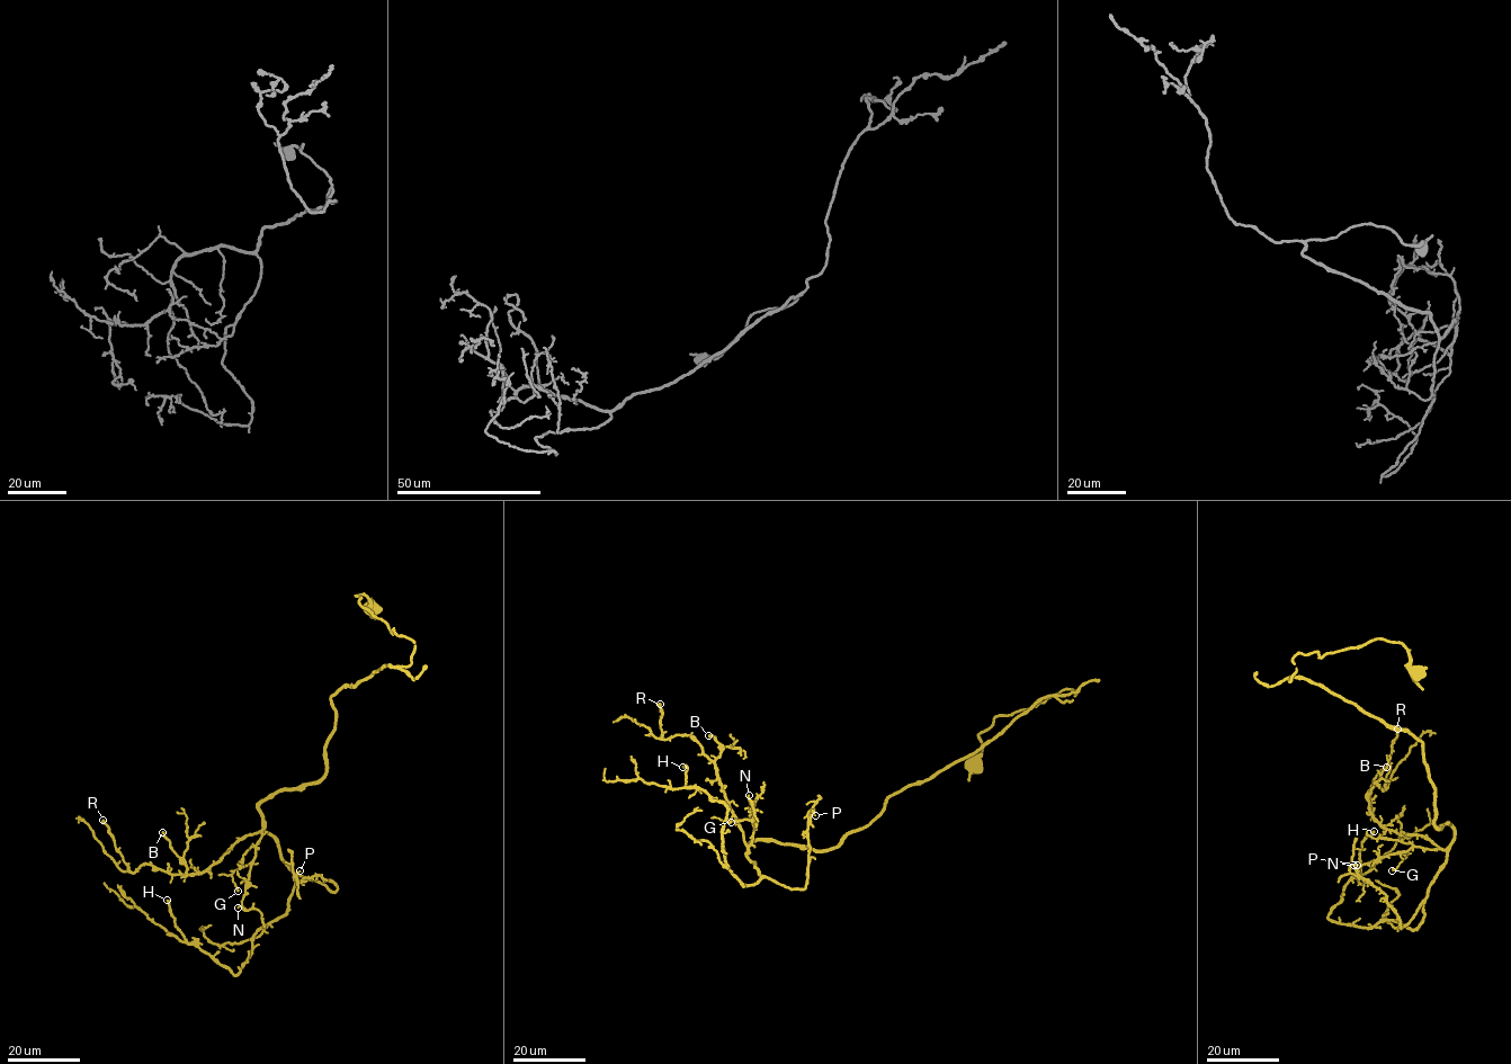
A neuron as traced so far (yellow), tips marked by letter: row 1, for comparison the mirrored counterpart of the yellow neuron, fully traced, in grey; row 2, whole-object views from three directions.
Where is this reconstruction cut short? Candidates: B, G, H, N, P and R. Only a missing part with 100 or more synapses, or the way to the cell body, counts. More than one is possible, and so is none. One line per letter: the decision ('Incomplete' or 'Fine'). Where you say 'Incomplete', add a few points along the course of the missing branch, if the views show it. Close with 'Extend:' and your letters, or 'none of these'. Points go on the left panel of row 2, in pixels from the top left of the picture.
B: Fine
G: Fine
H: Fine
N: Fine
P: Fine
R: Fine
Extend: none of these

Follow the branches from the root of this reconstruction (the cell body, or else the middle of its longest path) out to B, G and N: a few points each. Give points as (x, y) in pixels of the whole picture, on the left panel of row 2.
B: (372, 607), (356, 596), (411, 663), (331, 697), (324, 776), (193, 876), (162, 832)
G: (372, 607), (414, 641), (411, 663), (331, 697), (325, 774), (259, 804), (238, 891)
N: (372, 607), (414, 641), (411, 663), (331, 697), (325, 774), (259, 804), (264, 828), (238, 908)

